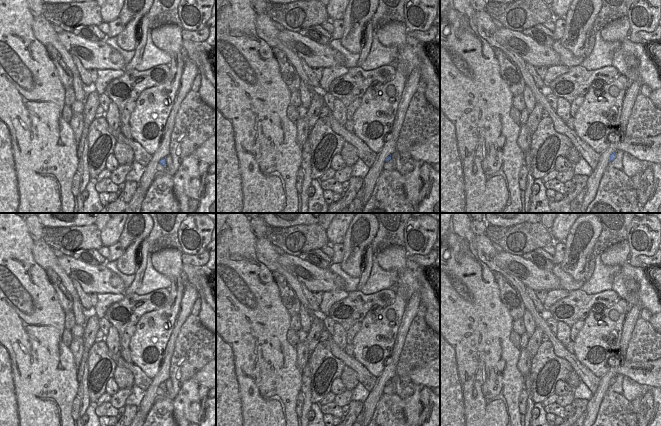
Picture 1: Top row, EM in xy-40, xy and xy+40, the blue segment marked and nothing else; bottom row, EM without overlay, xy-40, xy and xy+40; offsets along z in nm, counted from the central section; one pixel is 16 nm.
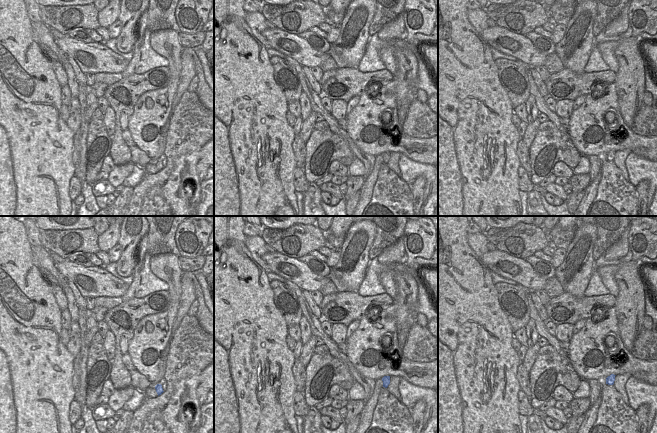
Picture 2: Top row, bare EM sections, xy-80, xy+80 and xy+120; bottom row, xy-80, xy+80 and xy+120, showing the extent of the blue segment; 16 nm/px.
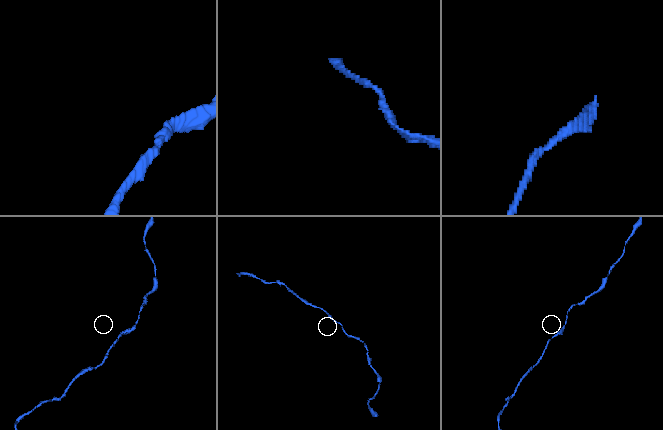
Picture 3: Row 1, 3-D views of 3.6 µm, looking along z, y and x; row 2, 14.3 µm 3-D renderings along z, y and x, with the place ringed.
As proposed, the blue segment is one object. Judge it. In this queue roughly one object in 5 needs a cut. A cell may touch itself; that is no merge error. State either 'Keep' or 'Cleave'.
Keep.

